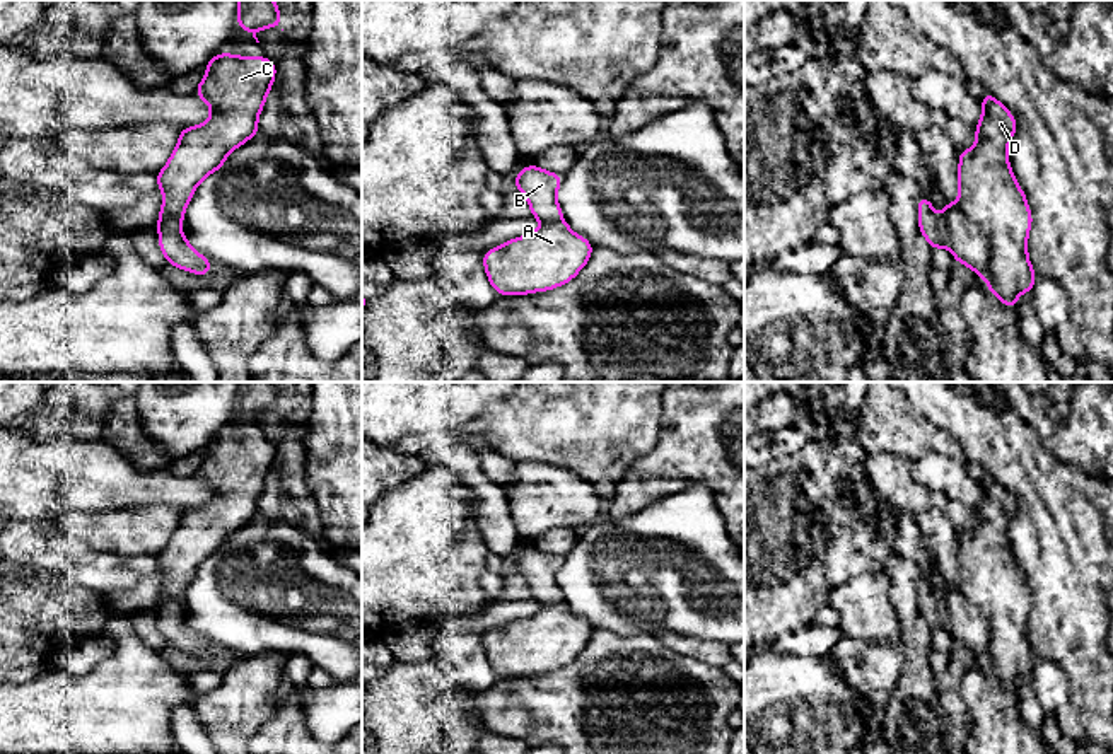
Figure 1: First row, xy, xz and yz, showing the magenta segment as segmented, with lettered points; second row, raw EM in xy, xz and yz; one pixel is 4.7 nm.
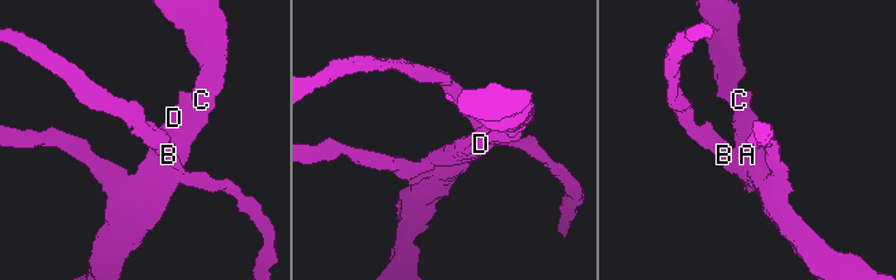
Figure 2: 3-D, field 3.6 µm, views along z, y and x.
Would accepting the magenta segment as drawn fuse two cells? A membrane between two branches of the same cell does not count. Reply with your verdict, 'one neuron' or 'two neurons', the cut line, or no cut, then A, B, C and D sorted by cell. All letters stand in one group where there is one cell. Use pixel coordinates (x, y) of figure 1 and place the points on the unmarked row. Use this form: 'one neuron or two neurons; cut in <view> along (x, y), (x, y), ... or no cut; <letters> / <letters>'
two neurons; cut in yz along (955, 587), (987, 623), (985, 659); A C D / B

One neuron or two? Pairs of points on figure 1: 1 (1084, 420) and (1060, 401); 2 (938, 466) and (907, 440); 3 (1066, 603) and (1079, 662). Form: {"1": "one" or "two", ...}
{"1": "two", "2": "two", "3": "one"}

